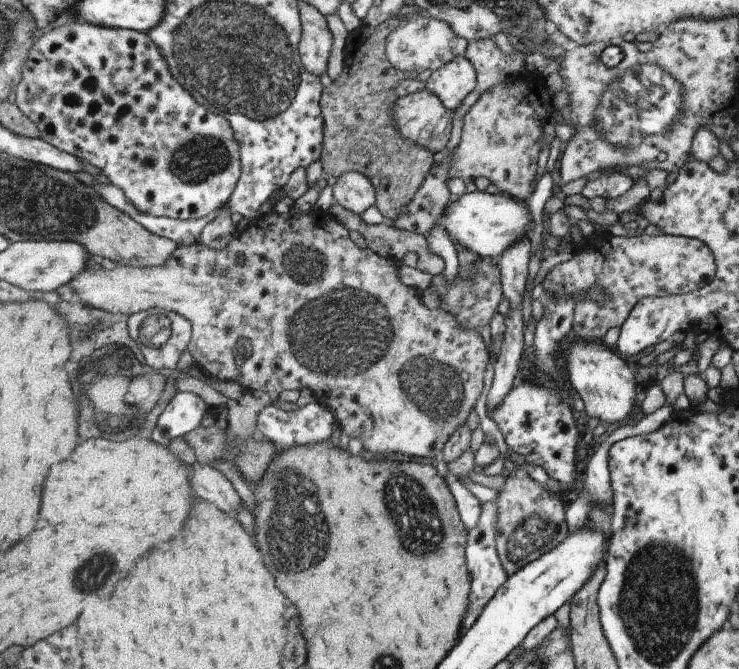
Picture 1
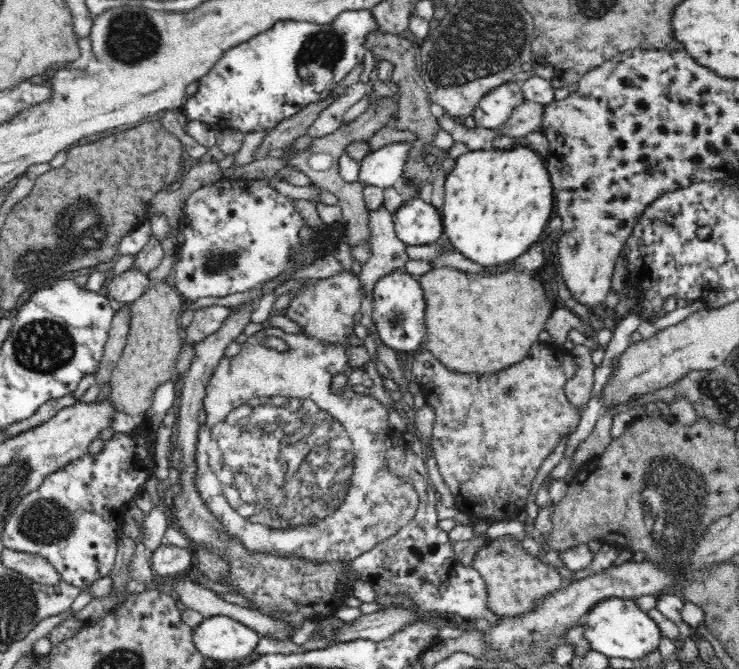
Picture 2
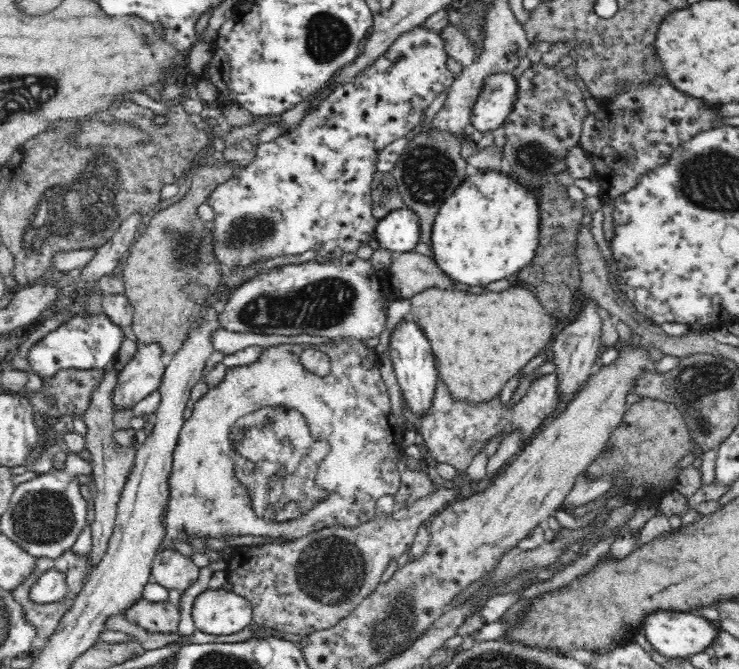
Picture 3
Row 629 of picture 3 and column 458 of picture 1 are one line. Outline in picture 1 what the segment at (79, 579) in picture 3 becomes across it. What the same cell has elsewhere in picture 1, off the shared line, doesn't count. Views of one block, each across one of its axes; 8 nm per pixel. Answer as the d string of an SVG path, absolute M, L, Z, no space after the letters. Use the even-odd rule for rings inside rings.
M407 8L403 12L401 22L391 30L391 36L387 36L387 58L391 66L395 66L395 70L401 70L403 74L425 72L425 70L431 70L431 74L439 72L451 60L465 58L467 48L469 42L459 34L455 34L451 24L431 18L417 8Z

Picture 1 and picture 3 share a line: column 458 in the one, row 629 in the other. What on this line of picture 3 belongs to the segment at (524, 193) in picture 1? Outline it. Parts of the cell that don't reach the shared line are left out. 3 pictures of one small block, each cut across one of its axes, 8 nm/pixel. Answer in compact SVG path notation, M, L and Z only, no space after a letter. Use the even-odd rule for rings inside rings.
M140 598L126 614L128 622L144 628L150 634L178 634L180 610L170 602L148 602Z

